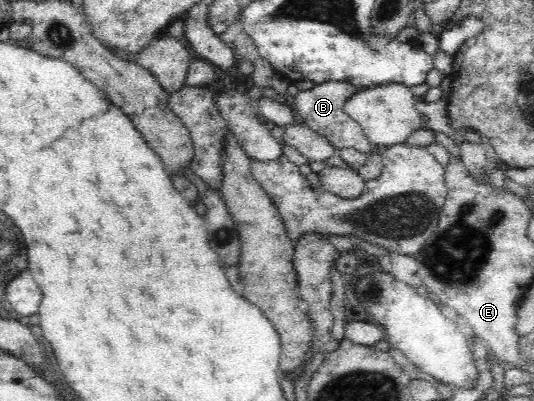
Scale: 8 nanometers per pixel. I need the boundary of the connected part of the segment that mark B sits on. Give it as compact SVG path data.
M343 82L315 84L309 90L299 90L299 93L295 95L295 110L303 118L304 125L324 136L327 142L330 142L338 150L341 148L355 148L361 153L371 154L371 142L363 134L360 125L344 113L344 104L357 90L359 89L355 86Z

